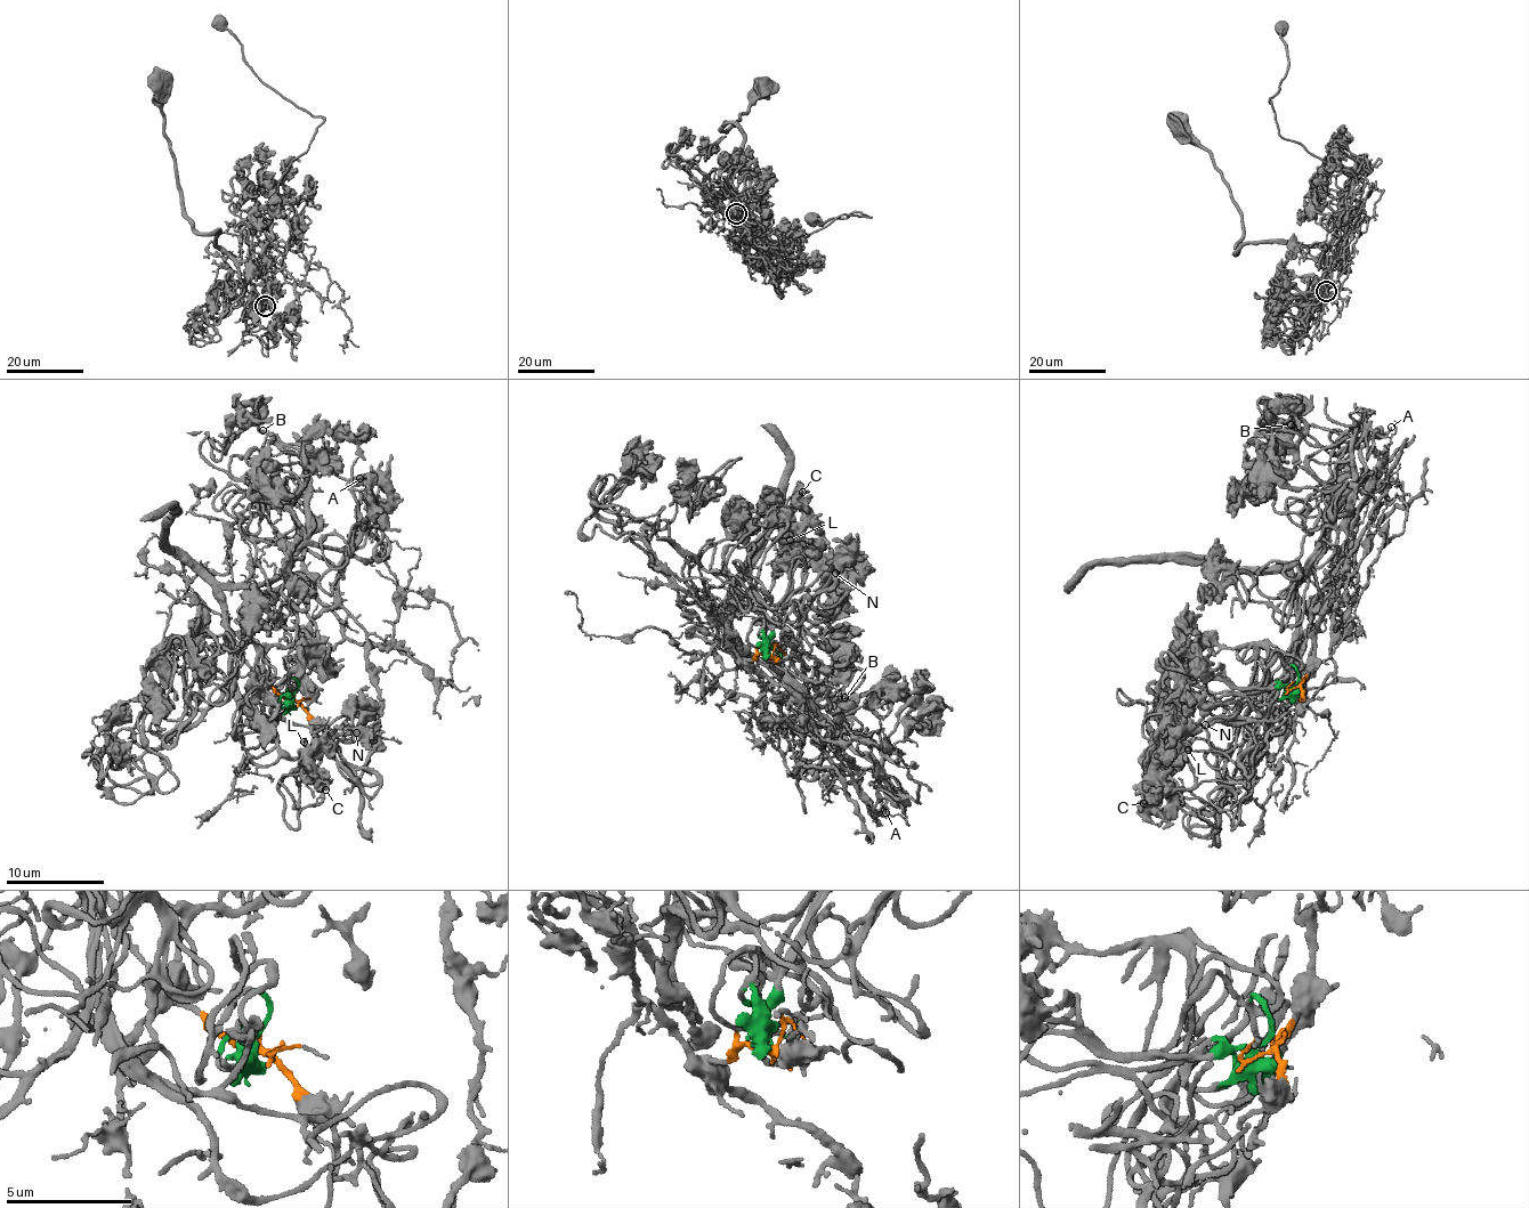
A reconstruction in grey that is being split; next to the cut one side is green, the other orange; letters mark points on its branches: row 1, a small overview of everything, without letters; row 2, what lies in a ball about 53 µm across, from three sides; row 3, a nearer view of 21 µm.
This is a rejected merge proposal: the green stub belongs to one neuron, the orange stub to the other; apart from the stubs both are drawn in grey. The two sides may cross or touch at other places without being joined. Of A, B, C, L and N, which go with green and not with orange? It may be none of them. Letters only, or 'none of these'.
A, B, C, L, N

